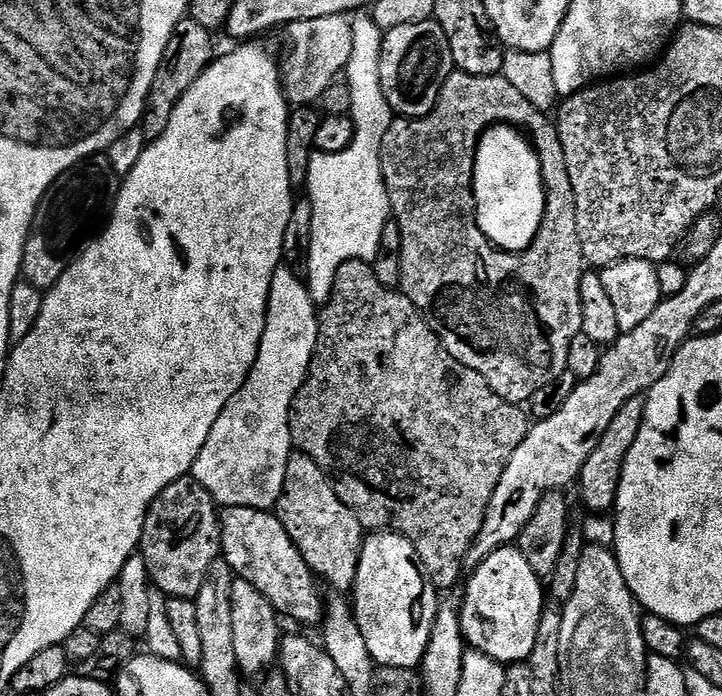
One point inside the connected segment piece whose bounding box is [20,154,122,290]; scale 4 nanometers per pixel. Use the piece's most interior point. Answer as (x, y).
(79, 203)

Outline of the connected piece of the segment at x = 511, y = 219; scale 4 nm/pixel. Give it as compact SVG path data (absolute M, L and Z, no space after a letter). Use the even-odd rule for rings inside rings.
M497 124L484 133L474 170L476 221L486 238L504 252L525 252L542 226L546 194L540 156L519 128Z

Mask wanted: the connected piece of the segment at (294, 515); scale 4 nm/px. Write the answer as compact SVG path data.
M293 451L291 458L286 462L286 478L274 511L282 526L286 526L286 534L290 534L294 546L298 546L302 558L306 558L310 570L337 593L351 593L356 586L358 562L366 539L366 530L360 525L356 515L342 502L342 498L338 498L335 486L318 466L318 462L314 462L314 458L310 458L304 452Z

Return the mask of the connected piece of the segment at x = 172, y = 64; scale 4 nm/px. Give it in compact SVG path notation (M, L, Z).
M190 18L182 19L178 22L178 26L174 26L174 34L170 34L166 42L166 50L162 54L158 74L154 74L150 94L144 103L144 117L140 119L138 125L144 132L145 141L157 140L166 130L166 126L170 126L170 114L174 114L174 106L178 106L182 94L186 94L186 90L190 90L190 86L198 82L200 75L216 59L218 49L212 41L212 36L214 36L213 29L198 26L198 22Z

